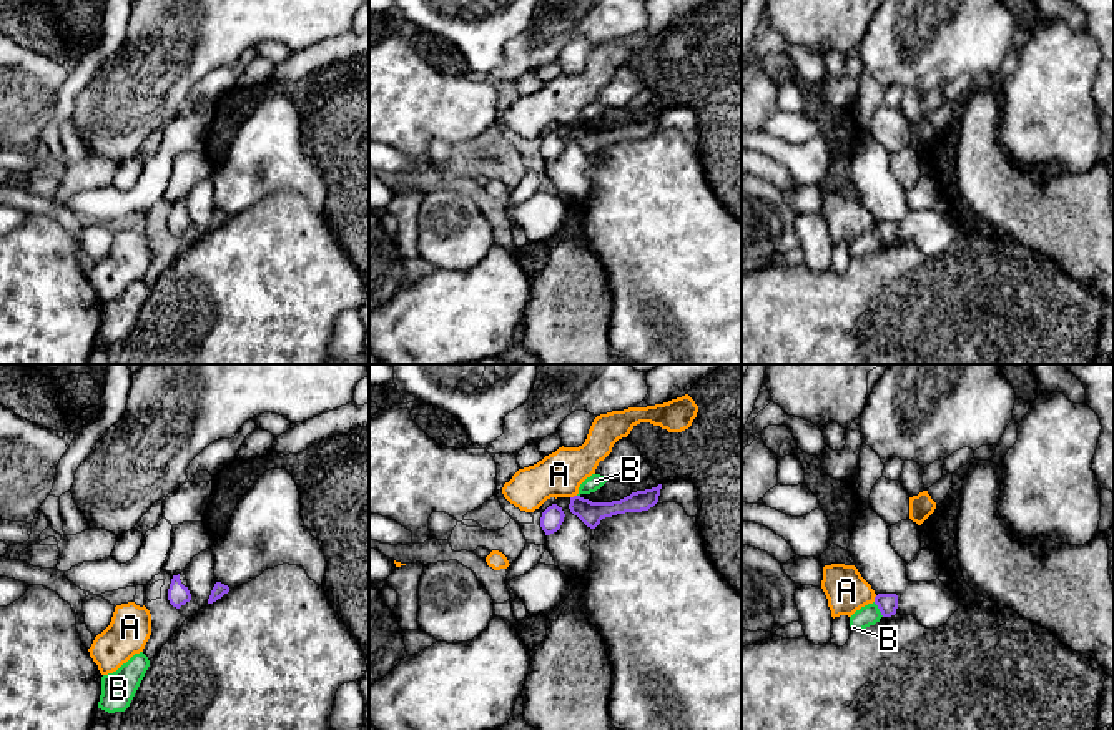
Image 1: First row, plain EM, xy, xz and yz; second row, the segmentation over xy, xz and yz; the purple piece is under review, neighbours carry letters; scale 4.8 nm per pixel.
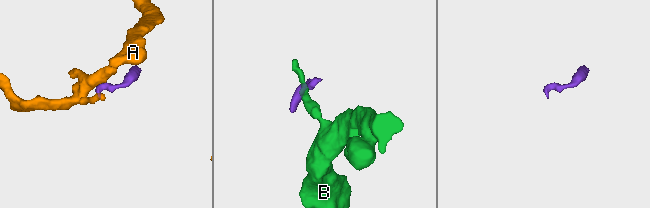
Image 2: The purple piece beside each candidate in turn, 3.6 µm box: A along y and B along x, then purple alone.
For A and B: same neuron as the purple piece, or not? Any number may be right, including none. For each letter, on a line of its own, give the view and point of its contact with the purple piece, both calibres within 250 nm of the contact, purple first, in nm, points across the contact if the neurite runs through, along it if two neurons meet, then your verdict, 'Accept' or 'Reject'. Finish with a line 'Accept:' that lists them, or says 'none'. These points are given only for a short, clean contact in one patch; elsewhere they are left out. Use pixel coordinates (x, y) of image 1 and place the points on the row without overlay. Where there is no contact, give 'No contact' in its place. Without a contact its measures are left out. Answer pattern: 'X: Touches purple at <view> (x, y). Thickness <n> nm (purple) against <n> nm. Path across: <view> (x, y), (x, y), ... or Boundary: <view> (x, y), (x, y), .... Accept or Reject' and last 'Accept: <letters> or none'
A: Touches purple at xz (574, 123). Thickness 110 nm (purple) against 220 nm. Boundary: xz (576, 122), (571, 125). Reject
B: Touches purple at yz (878, 235). Thickness 100 nm (purple) against 100 nm. Boundary: yz (873, 230), (883, 243). Reject
Accept: none

